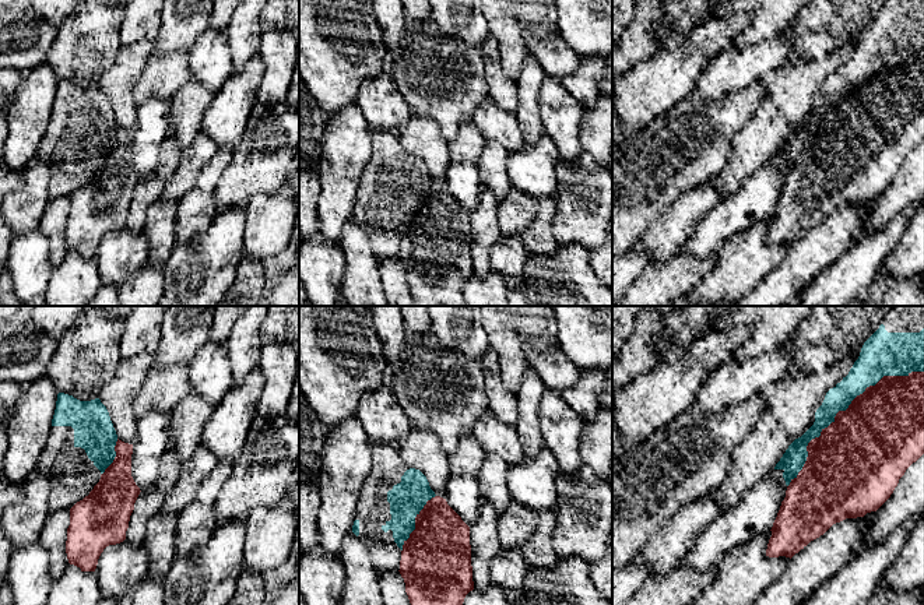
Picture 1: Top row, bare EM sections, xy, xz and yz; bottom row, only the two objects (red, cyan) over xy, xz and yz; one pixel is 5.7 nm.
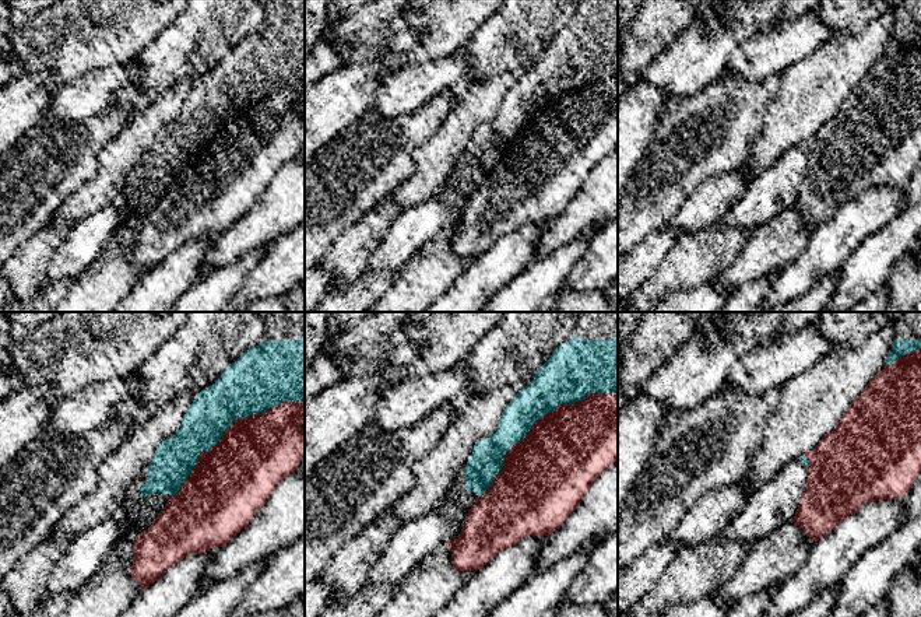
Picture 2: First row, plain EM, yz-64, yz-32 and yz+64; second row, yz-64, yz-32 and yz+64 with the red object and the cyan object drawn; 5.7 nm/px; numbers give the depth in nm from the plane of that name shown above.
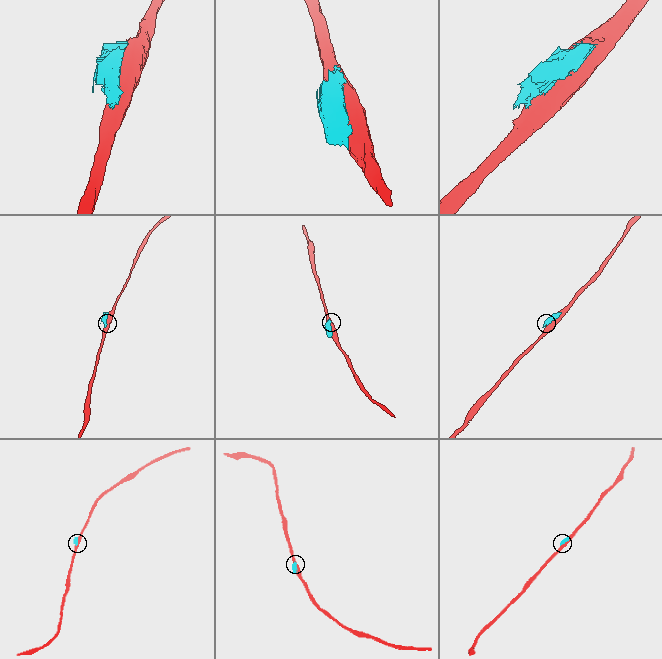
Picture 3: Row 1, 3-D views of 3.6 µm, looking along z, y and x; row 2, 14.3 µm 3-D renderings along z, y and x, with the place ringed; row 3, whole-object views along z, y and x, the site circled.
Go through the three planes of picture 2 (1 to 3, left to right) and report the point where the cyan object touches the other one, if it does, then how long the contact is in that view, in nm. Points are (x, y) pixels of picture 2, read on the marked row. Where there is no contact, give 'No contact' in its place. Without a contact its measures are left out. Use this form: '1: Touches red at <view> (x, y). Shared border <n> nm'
1: Touches red at yz-64 (228, 427). Shared border 950 nm
2: Touches red at yz-32 (537, 421). Shared border 1000 nm
3: Touches red at yz+64 (903, 356). Shared border 220 nm

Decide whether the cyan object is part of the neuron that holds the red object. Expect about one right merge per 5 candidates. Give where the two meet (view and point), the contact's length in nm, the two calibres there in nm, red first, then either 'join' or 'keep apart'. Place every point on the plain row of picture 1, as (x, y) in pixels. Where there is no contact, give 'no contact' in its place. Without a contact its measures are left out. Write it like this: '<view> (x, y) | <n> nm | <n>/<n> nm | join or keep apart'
yz (842, 98) | 1050 nm | 500/150 nm | keep apart

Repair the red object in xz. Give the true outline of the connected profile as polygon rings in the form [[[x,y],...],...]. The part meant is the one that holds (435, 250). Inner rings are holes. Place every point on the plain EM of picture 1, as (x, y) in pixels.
[[[432,184],[417,201],[398,258],[417,306],[465,306],[463,289],[474,277],[470,214],[446,186]]]

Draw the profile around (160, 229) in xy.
[[[155,201],[147,211],[143,236],[148,243],[148,268],[164,268],[176,246],[176,205]]]

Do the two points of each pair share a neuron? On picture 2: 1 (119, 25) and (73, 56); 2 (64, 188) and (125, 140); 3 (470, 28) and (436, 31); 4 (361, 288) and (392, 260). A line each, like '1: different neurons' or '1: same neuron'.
1: same neuron
2: different neurons
3: same neuron
4: different neurons

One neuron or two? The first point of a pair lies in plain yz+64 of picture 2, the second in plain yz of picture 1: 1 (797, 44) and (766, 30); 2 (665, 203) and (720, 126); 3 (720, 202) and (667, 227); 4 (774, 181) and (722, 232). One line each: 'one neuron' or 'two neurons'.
1: two neurons
2: one neuron
3: one neuron
4: one neuron

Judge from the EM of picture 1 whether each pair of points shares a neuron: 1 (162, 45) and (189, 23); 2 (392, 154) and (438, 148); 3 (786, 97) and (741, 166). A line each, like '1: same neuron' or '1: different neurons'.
1: same neuron
2: different neurons
3: same neuron

